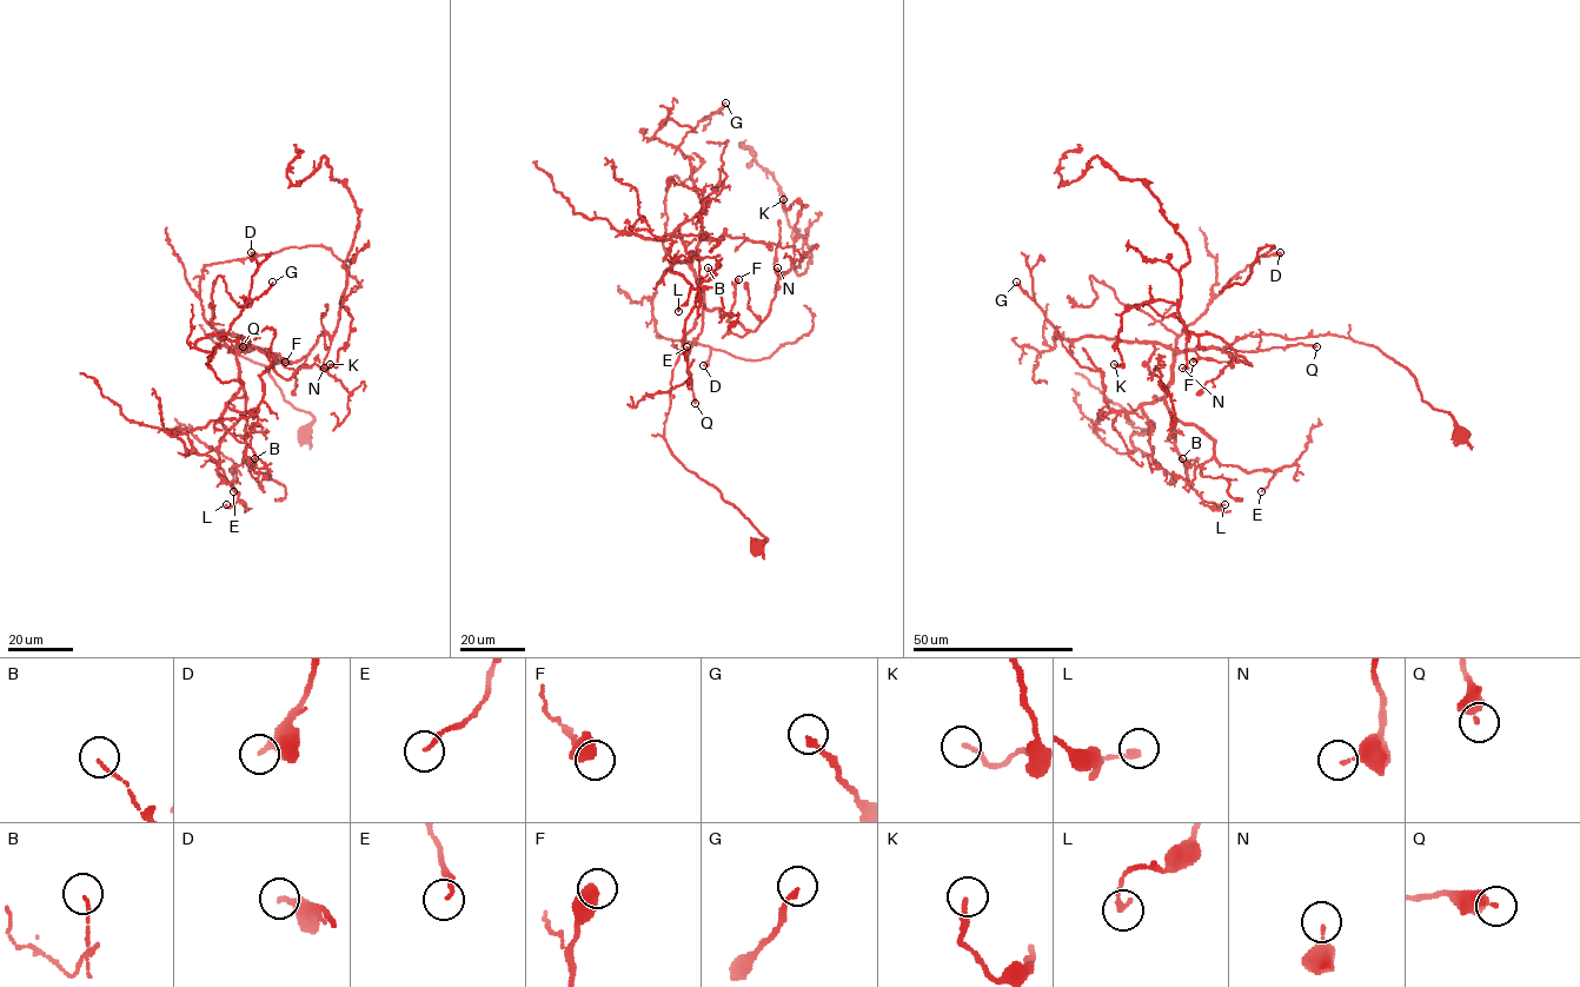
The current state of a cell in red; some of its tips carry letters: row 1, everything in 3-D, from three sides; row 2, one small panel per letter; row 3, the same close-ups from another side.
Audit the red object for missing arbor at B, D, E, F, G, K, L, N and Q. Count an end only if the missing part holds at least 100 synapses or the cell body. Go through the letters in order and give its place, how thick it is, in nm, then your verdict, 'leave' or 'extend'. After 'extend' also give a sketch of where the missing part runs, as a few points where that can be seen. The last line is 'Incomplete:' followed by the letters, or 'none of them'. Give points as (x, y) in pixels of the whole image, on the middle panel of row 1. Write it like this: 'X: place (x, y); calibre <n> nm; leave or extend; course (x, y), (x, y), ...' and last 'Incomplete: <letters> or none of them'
B: place (708, 267); calibre 100 nm; leave
D: place (703, 365); calibre 400 nm; leave
E: place (686, 346); calibre 160 nm; leave
F: place (738, 279); calibre 600 nm; leave
G: place (725, 103); calibre 190 nm; leave
K: place (783, 199); calibre 170 nm; leave
L: place (678, 311); calibre 200 nm; leave
N: place (777, 267); calibre 200 nm; leave
Q: place (695, 403); calibre 480 nm; leave
Incomplete: none of them

